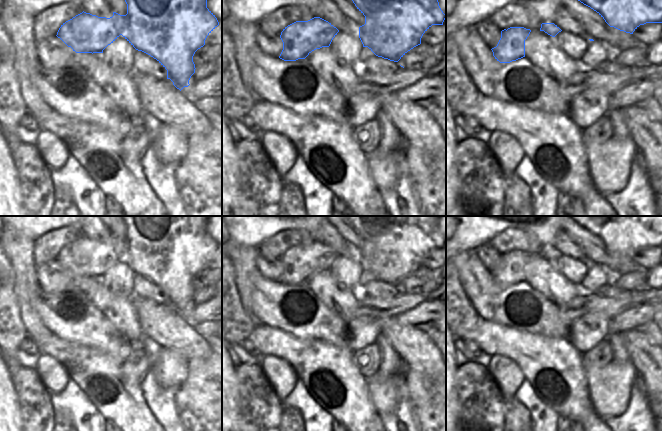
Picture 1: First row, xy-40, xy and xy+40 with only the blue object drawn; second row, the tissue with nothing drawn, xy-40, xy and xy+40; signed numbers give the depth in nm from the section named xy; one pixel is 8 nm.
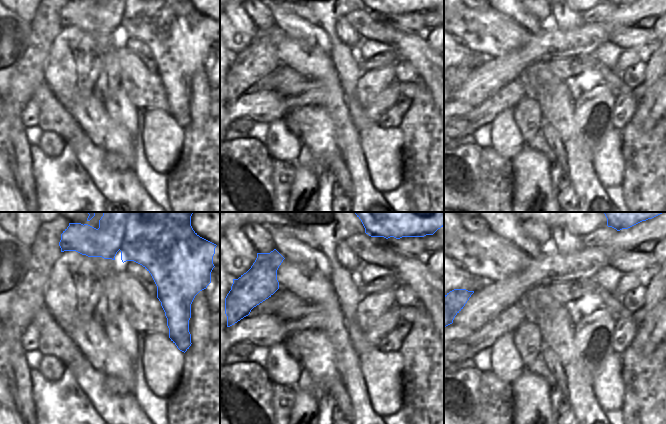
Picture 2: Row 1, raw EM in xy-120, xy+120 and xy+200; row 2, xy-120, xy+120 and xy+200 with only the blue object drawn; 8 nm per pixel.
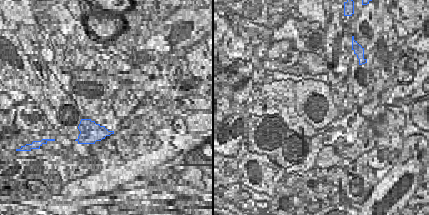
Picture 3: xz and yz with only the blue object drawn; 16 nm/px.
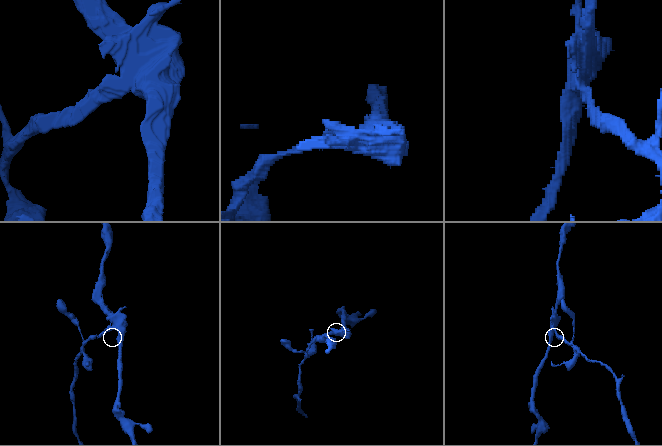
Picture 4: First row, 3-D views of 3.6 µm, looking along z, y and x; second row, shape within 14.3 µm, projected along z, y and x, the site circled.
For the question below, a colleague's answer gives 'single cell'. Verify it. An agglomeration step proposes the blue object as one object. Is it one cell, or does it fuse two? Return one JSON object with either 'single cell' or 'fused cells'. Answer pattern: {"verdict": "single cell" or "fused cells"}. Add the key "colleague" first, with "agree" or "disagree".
{"colleague": "disagree", "verdict": "fused cells"}

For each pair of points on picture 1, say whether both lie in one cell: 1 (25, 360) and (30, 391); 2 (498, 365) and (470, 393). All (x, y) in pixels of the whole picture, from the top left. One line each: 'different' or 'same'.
1: different
2: different

